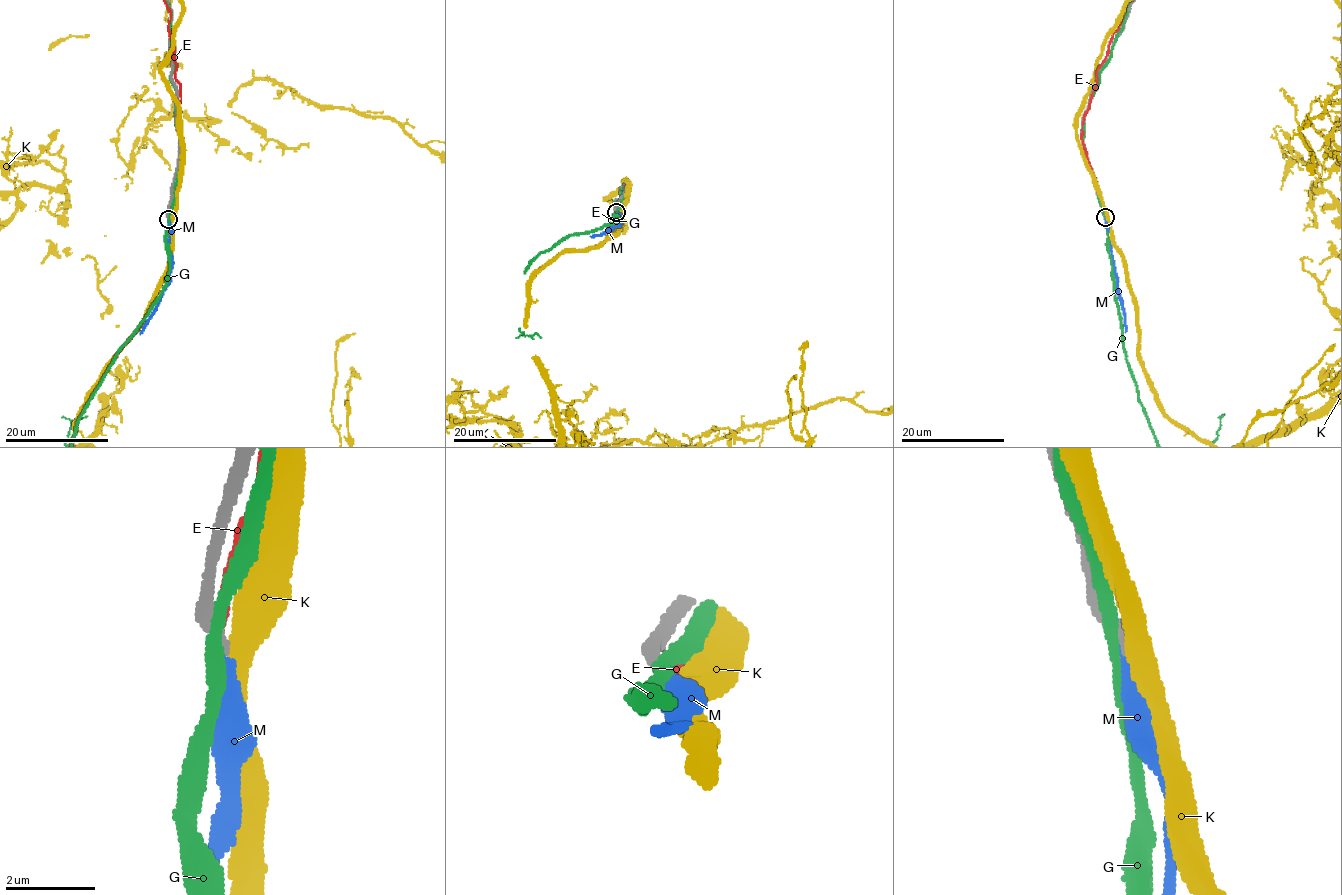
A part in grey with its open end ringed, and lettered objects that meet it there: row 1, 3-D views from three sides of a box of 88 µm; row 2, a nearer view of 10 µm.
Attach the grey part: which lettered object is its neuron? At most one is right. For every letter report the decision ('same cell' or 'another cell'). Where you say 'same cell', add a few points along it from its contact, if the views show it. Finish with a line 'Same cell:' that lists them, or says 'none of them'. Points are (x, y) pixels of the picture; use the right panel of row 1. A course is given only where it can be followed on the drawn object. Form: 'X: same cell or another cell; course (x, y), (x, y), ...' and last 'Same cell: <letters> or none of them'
E: another cell
G: another cell
K: another cell
M: same cell; course (1105, 217), (1124, 312), (1125, 332)
Same cell: M

